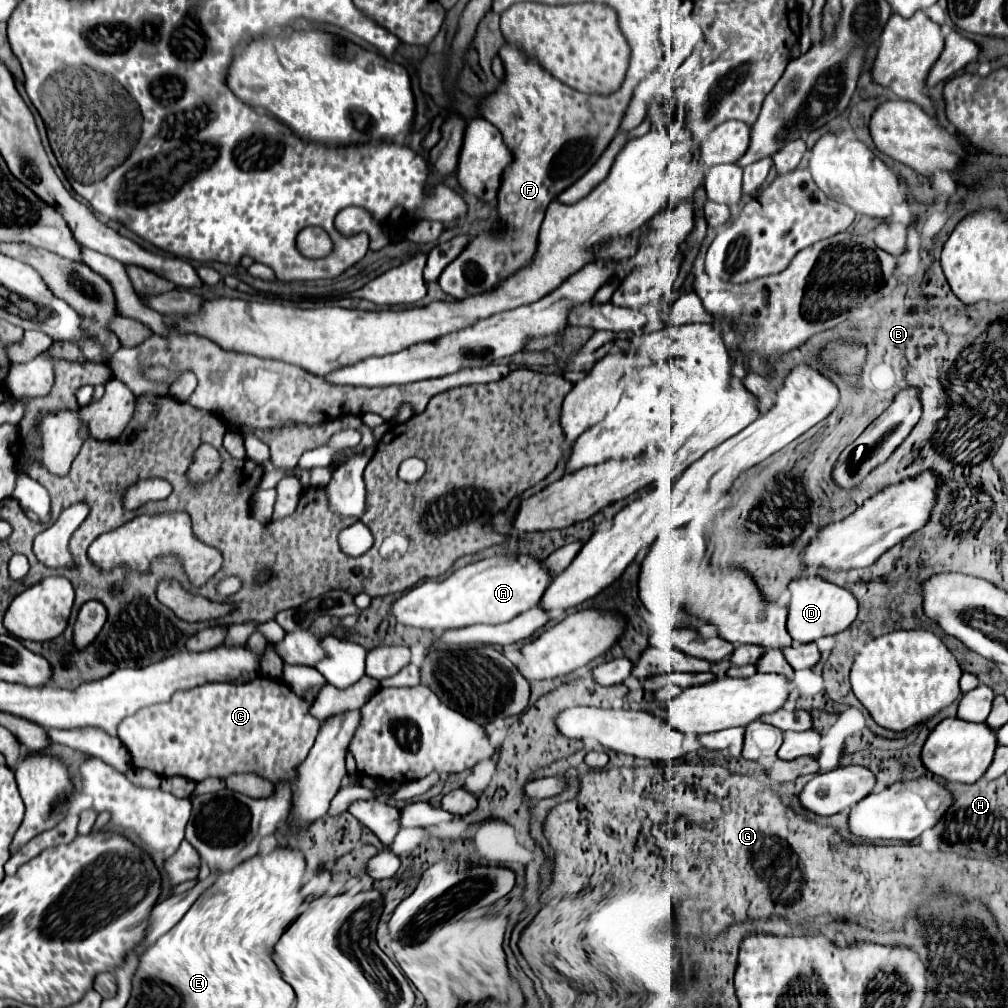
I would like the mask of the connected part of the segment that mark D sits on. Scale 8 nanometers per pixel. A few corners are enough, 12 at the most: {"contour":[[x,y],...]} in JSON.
{"contour":[[818,576],[790,582],[788,632],[806,644],[858,616],[850,590]]}

